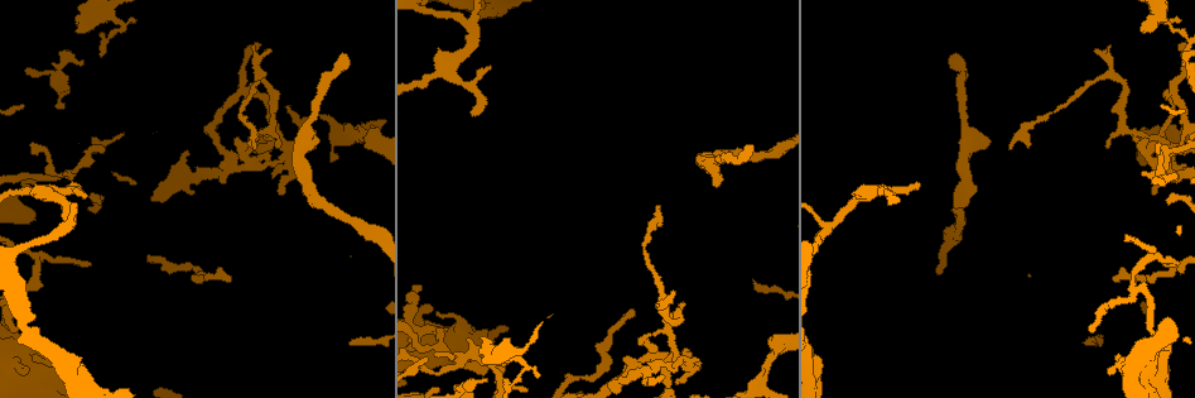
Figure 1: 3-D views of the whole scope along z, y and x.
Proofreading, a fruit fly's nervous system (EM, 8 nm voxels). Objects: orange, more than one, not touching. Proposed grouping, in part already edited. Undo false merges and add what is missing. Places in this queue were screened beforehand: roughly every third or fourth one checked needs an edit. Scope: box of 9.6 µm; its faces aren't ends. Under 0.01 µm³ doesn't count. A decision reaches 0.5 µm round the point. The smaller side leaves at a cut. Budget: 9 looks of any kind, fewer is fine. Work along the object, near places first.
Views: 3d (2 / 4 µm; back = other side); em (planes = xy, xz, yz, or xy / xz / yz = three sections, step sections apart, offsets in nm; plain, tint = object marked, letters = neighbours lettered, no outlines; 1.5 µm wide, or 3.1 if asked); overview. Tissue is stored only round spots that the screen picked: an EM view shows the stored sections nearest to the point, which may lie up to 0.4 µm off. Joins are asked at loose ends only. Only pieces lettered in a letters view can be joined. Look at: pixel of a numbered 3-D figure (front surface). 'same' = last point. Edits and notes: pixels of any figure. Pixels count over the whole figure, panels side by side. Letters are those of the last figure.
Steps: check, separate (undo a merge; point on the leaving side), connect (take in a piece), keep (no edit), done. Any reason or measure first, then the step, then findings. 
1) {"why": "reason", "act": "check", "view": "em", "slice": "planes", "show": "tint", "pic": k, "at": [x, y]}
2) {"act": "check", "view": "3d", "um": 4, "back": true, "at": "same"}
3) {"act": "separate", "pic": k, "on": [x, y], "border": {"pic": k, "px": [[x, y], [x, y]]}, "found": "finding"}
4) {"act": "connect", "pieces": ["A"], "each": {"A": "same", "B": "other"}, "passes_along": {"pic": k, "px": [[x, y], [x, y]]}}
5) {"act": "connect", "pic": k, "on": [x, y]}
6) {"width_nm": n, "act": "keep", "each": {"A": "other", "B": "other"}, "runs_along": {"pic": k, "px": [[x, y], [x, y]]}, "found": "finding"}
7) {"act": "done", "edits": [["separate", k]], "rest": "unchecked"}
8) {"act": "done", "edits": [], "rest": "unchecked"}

{"why": "long arm stops here", "act": "check", "view": "em", "slice": "planes", "show": "letters", "pic": 1, "at": [1010, 149]}

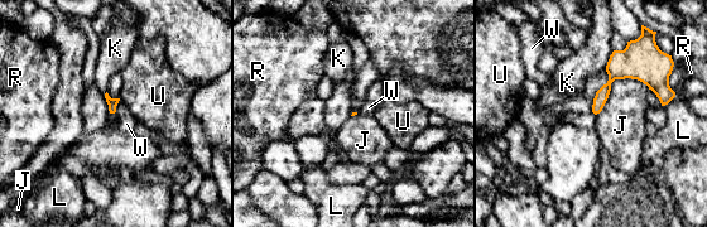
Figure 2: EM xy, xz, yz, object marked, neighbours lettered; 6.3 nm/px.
{"act": "keep", "each": {"J": "other", "K": "other", "L": "other", "R": "other", "U": "other", "W": "other"}, "border": {"pic": 2, "px": [[649, 87], [616, 78], [596, 115]]}, "found": "none of them fits"}

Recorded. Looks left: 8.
{"why": "an open end", "act": "check", "view": "3d", "um": 2, "pic": 1, "at": [480, 337]}

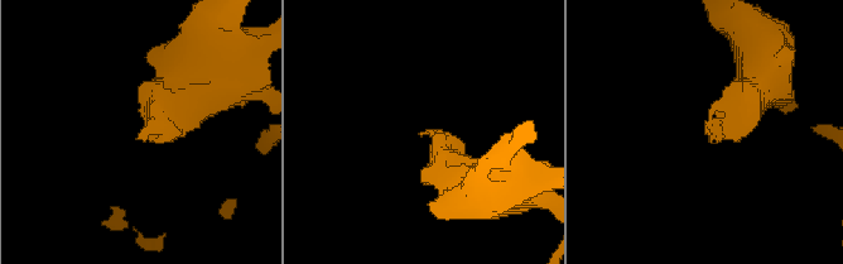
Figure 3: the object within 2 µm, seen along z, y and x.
{"act": "check", "view": "em", "slice": "yz", "step": 4, "show": "tint", "pic": 3, "at": [712, 134]}

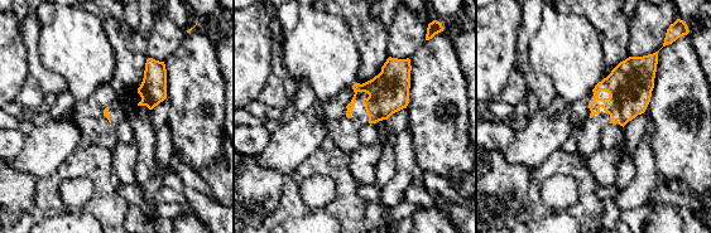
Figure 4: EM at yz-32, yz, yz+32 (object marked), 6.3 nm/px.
{"why": "see the neighbours", "act": "check", "view": "em", "slice": "yz", "step": 4, "show": "letters", "at": "same"}

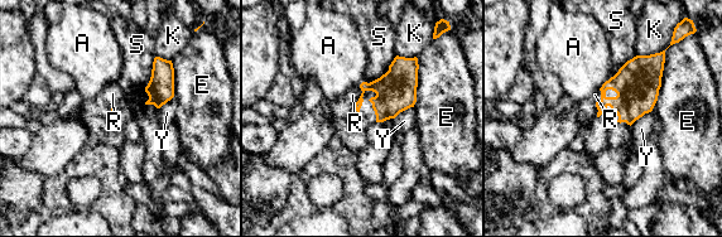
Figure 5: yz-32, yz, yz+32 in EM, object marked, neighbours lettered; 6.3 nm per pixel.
{"act": "keep", "each": {"A": "other", "E": "other", "K": "other", "R": "other", "S": "other", "Y": "other"}, "border": {"pic": 5, "px": [[360, 86], [361, 95], [357, 98]]}, "found": "no lettered piece goes on from it"}

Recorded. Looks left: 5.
{"why": "an open end", "act": "check", "view": "em", "slice": "planes", "show": "letters", "pic": 1, "at": [470, 111]}

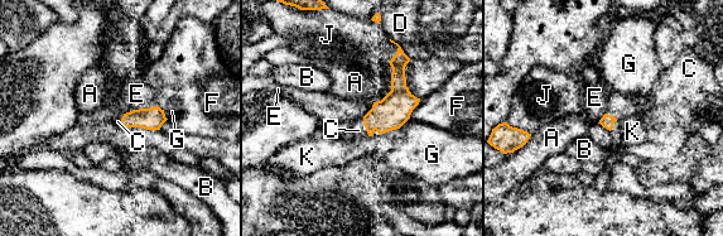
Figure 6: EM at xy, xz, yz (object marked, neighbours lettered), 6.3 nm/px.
{"longest_contact_nm": ["J", 420], "act": "connect", "pieces": ["C"], "each": {"A": "other", "B": "other", "C": "same", "D": "other", "E": "other", "F": "other", "G": "other", "J": "other", "K": "other"}, "found": "it goes on there"}

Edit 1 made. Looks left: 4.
{"act": "done", "edits": [["connect", 6]], "rest": "unchecked"}

